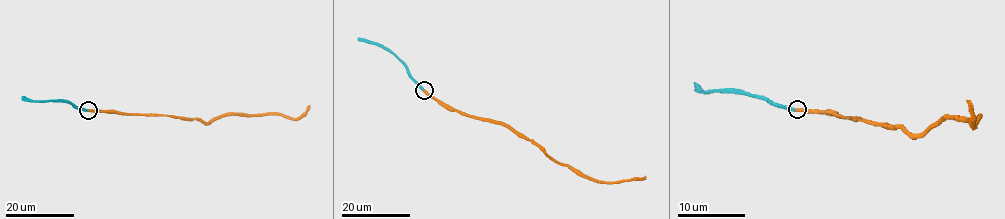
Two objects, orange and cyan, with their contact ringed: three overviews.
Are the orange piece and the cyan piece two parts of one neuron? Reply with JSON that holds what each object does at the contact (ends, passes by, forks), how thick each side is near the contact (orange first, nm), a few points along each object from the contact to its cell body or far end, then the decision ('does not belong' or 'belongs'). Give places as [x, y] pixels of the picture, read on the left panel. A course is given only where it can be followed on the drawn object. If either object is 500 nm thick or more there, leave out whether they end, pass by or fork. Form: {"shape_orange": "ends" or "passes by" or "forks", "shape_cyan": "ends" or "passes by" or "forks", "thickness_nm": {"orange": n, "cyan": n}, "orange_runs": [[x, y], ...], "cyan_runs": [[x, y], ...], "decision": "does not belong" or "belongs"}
{"shape_orange": "ends", "shape_cyan": "ends", "thickness_nm": {"orange": 480, "cyan": 320}, "orange_runs": [[88, 110], [201, 118], [211, 122], [226, 115], [283, 114], [298, 118], [309, 105]], "cyan_runs": [[88, 110], [58, 101], [32, 101], [22, 96]], "decision": "belongs"}

